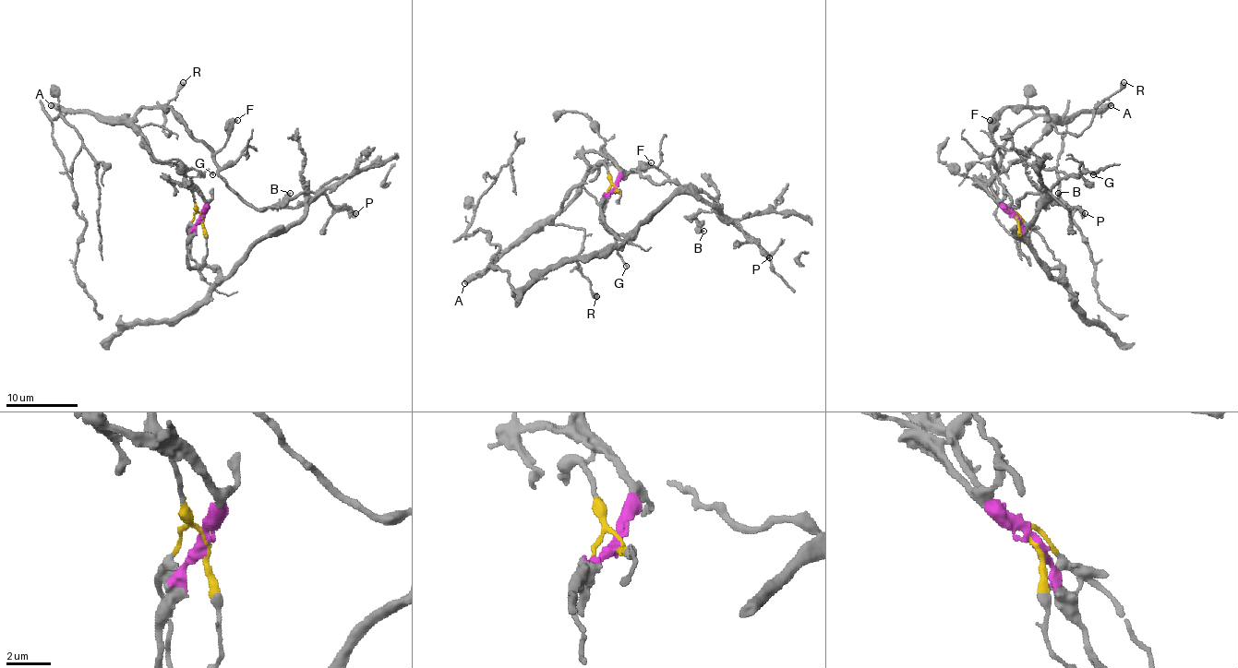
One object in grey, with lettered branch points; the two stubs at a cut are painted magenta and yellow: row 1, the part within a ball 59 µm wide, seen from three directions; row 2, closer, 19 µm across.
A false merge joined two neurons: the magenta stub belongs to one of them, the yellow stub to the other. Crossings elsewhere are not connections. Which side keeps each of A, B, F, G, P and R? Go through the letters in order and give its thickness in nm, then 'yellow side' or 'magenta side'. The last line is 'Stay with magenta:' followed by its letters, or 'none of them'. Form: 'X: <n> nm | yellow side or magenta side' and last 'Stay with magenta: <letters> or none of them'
A: 500 nm | yellow side
B: 200 nm | magenta side
F: 420 nm | yellow side
G: 190 nm | yellow side
P: 380 nm | magenta side
R: 480 nm | yellow side
Stay with magenta: B, P

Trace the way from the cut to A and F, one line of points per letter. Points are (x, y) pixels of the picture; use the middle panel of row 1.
A: (615, 187), (601, 164), (594, 178), (572, 189), (563, 208), (544, 225), (525, 231), (464, 282)
F: (615, 187), (601, 164), (594, 178), (576, 185), (546, 220), (603, 164), (630, 172), (651, 162)

